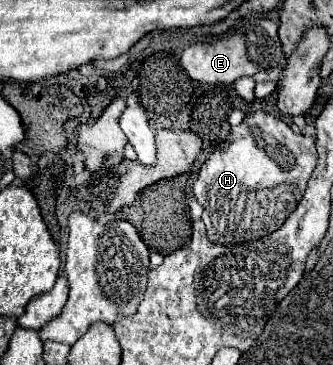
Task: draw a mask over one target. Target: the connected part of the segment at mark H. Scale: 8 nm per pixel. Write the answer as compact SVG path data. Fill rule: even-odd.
M258 110L248 114L240 126L230 126L228 138L210 156L198 172L196 200L204 208L202 222L208 228L208 240L234 246L276 232L296 210L316 168L316 140L296 134L280 118ZM264 146L268 148L266 160Z

